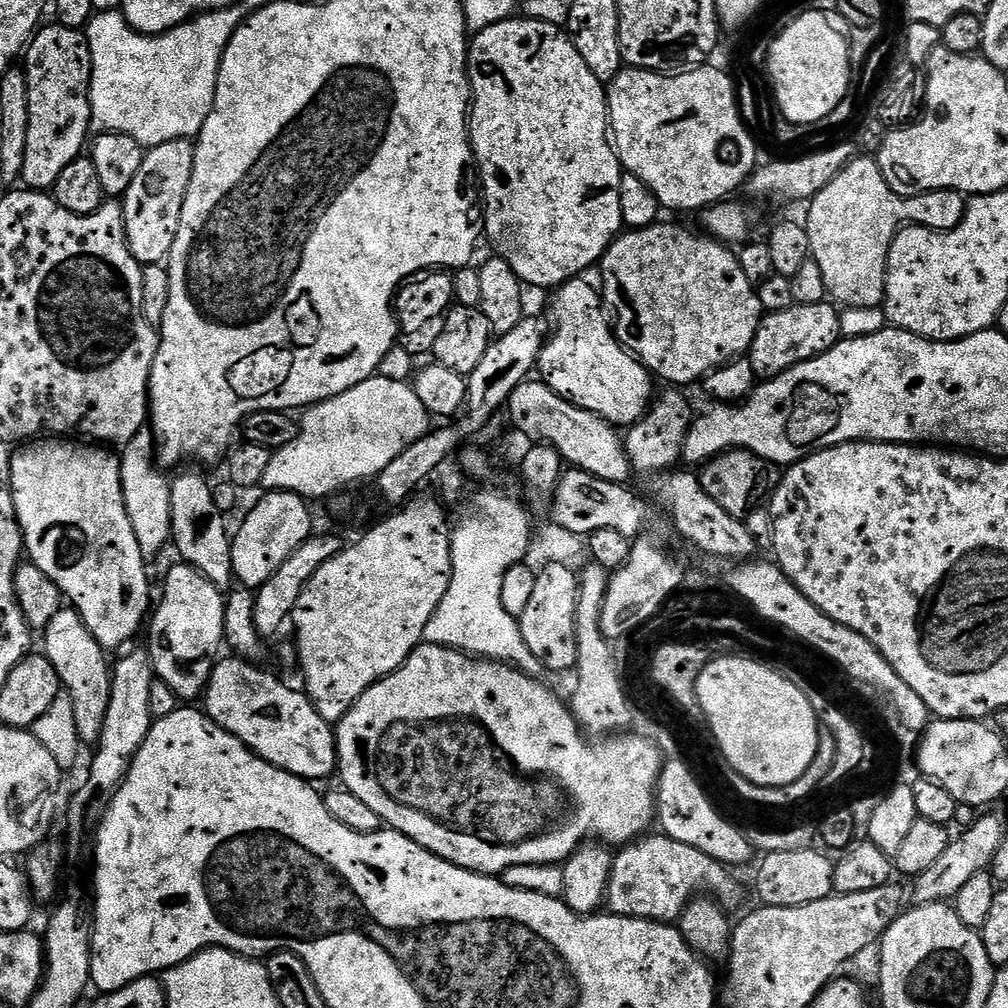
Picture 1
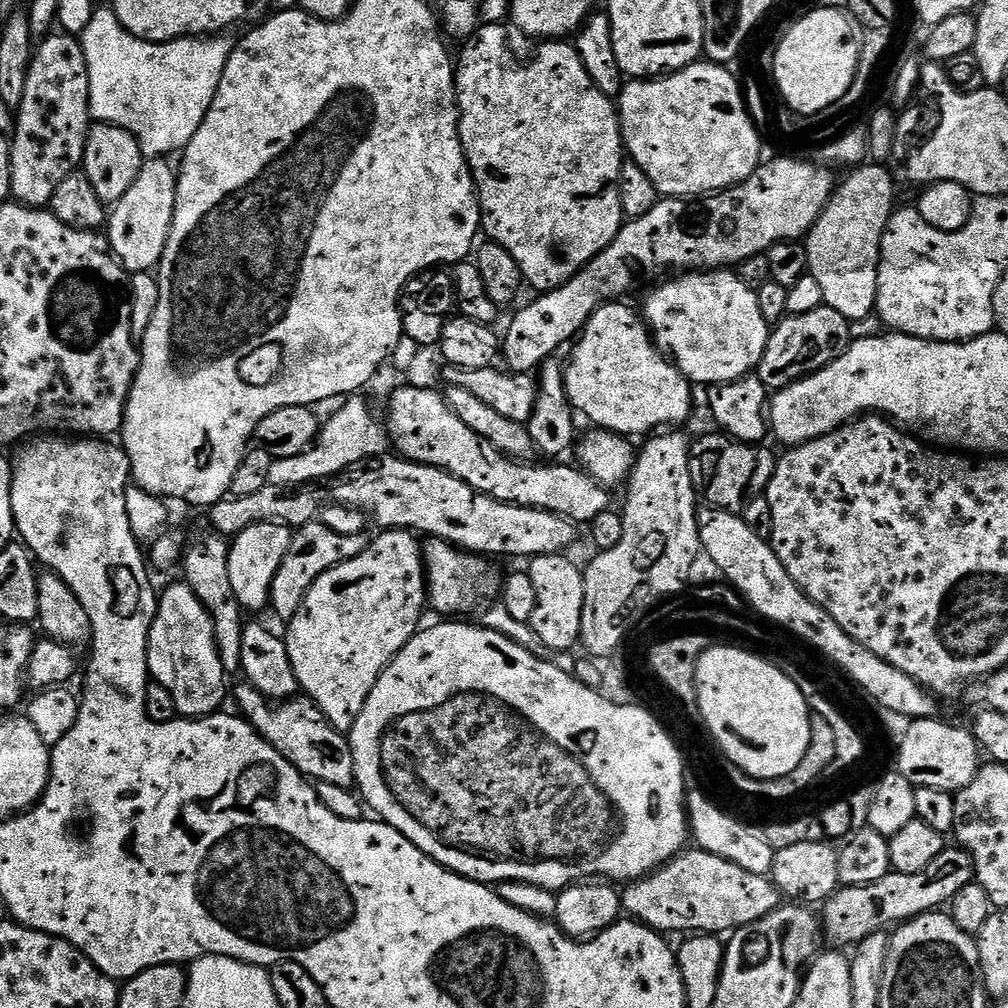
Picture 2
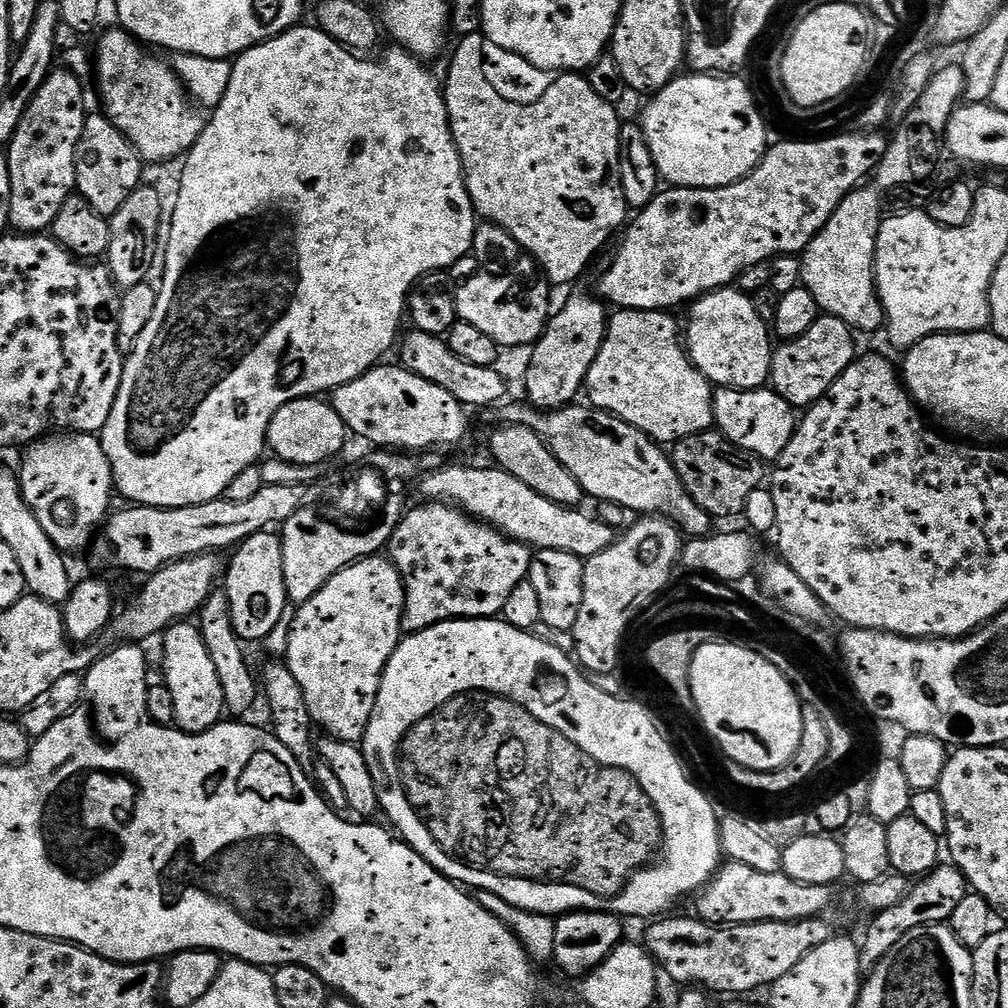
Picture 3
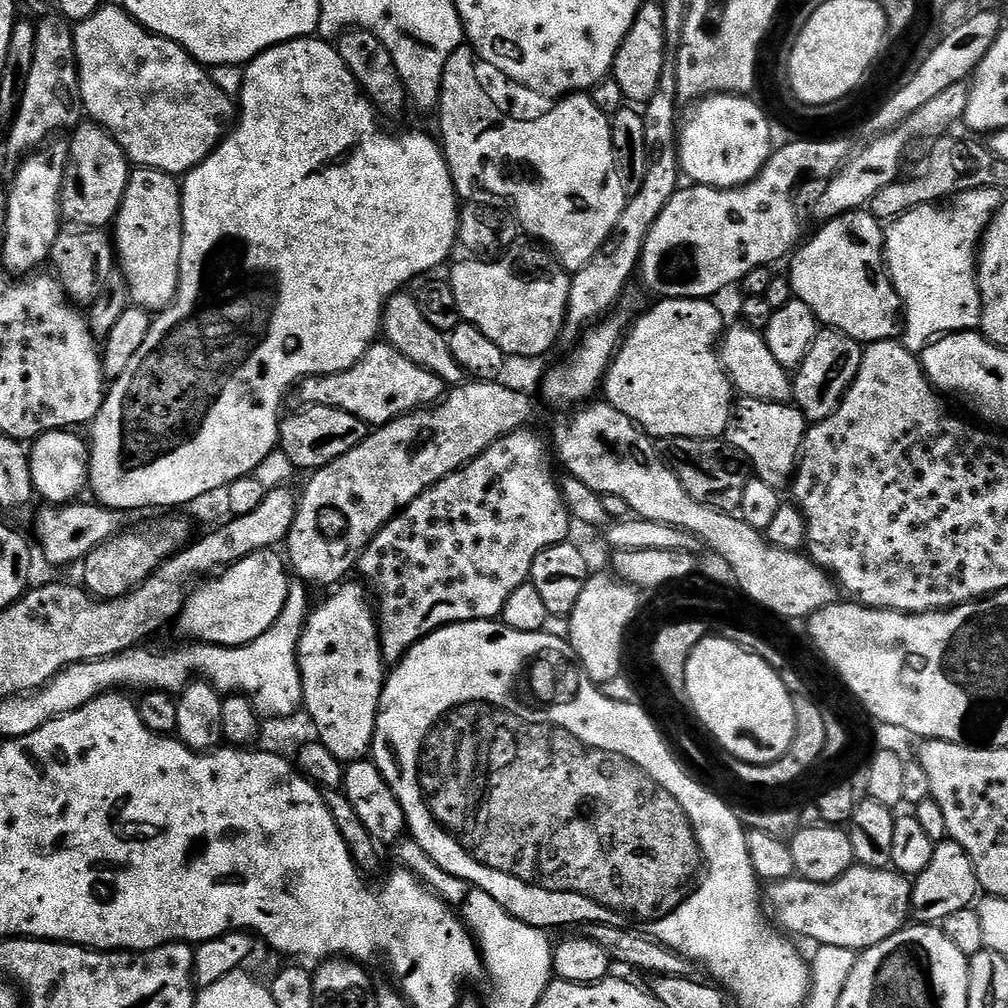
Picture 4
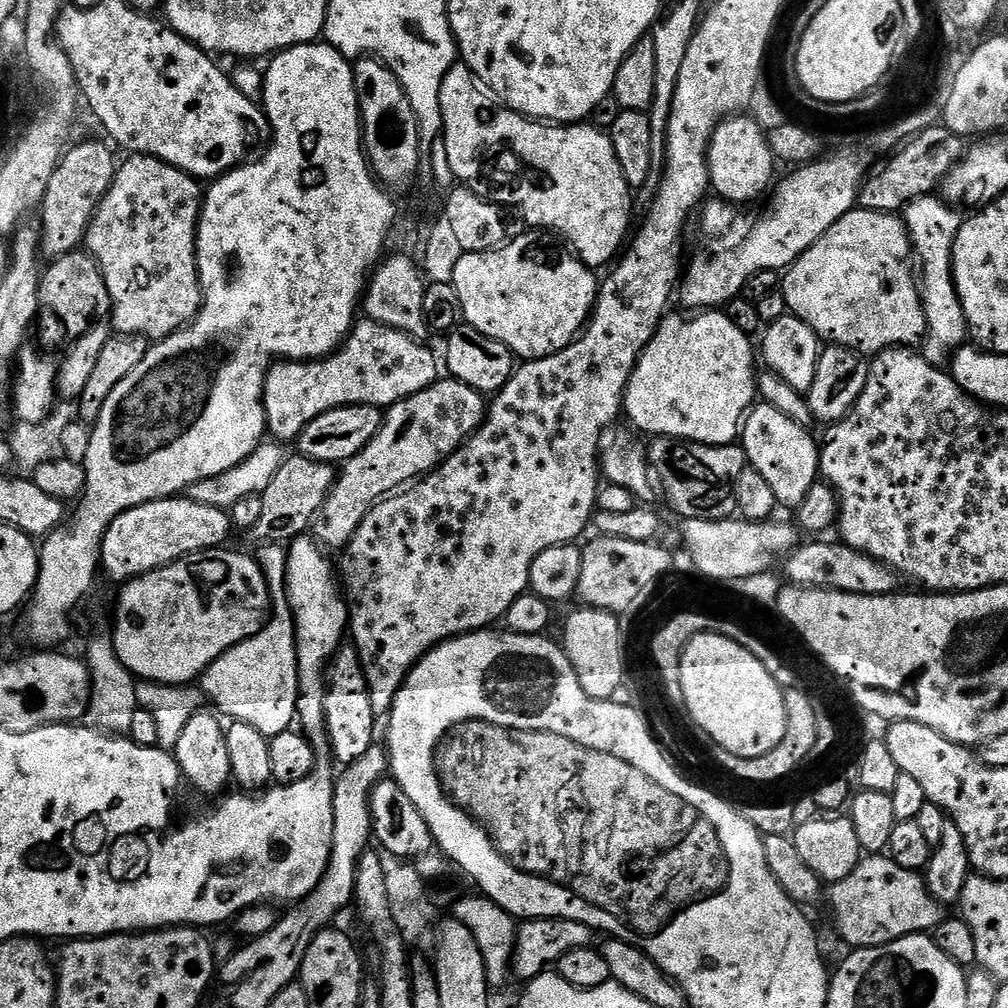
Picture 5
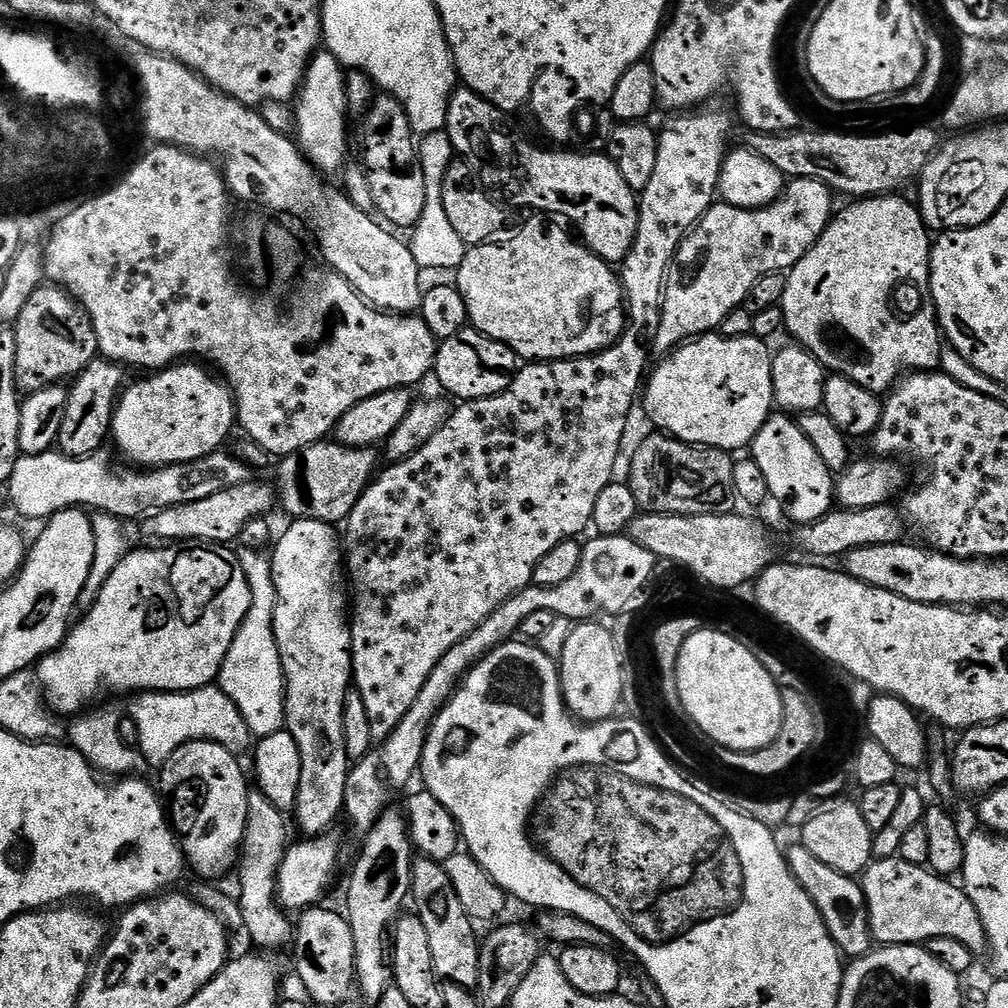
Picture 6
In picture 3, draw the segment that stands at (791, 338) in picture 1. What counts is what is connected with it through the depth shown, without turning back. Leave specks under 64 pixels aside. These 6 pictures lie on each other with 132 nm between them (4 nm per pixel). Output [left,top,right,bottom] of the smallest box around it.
[770,314,857,409]

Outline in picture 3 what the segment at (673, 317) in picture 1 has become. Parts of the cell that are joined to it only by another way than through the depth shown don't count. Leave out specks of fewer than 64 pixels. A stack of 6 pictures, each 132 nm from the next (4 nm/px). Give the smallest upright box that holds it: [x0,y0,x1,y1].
[686,286,773,388]

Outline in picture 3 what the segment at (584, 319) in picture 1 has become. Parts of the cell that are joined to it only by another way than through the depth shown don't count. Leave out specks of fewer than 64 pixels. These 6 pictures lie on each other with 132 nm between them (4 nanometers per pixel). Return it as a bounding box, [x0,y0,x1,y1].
[586,310,714,446]

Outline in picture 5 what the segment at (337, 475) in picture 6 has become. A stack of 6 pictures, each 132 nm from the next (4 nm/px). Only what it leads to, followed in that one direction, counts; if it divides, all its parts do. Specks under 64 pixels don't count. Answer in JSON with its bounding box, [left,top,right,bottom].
[250,454,337,544]

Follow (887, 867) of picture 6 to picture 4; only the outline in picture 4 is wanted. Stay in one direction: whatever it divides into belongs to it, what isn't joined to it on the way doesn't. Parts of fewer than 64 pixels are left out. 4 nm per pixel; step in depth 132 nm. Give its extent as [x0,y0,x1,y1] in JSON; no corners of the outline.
[762,866,913,954]

